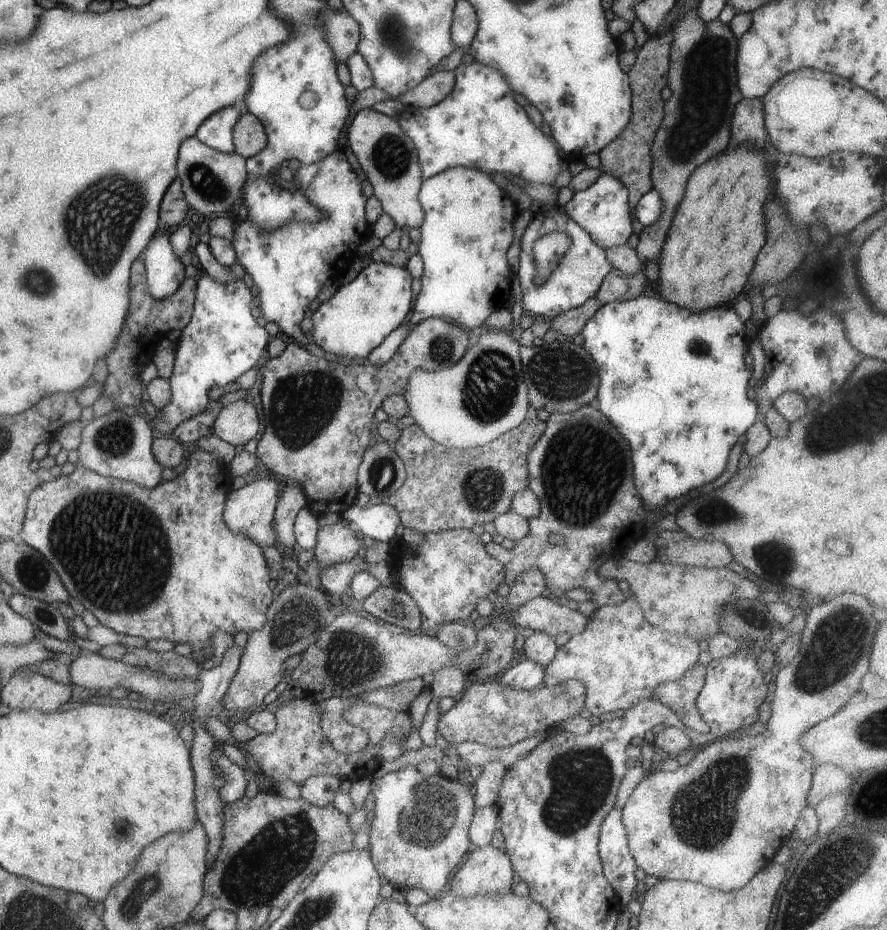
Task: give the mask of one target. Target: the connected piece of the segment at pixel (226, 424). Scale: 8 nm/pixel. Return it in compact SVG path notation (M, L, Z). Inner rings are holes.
M248 400L226 404L213 425L216 436L228 444L245 446L260 432L258 412Z

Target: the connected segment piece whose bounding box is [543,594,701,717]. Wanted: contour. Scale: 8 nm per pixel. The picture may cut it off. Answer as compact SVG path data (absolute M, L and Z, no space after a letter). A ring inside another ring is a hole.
M627 594L620 604L599 607L587 618L583 632L572 635L568 642L558 647L554 660L545 667L543 686L557 686L571 679L580 680L587 690L585 708L593 716L599 717L601 714L627 710L640 700L652 699L652 690L658 684L680 680L692 665L698 663L701 653L698 643L693 638L667 633L658 626L652 626L644 618L644 612L638 606L636 598Z

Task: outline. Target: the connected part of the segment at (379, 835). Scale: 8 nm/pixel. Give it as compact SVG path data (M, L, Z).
M409 764L406 768L390 772L379 780L372 779L371 787L376 797L376 808L372 814L368 842L380 877L388 879L396 890L418 888L431 898L442 896L448 890L447 885L456 871L456 866L460 865L464 854L470 851L468 834L477 809L470 786L462 785L460 780L451 780L441 774L424 776L415 766Z

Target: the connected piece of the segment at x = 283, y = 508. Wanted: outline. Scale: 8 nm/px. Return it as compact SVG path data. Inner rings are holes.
M298 484L284 485L274 514L273 528L276 532L277 545L281 549L294 548L294 522L302 508L306 507L306 496Z

